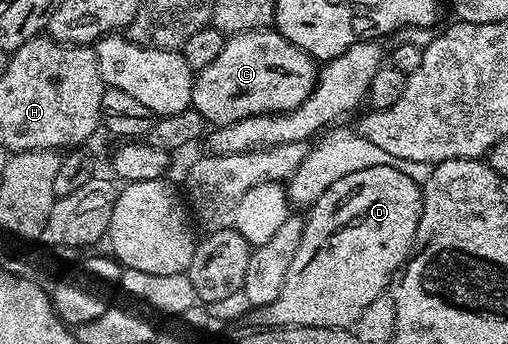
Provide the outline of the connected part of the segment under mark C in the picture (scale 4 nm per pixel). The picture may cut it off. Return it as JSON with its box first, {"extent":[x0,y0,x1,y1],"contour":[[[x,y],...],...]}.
{"extent":[193,28,318,127],"contour":[[[275,28],[248,30],[226,37],[223,52],[207,68],[196,71],[193,105],[214,127],[230,126],[260,114],[288,114],[317,87],[318,63]]]}

